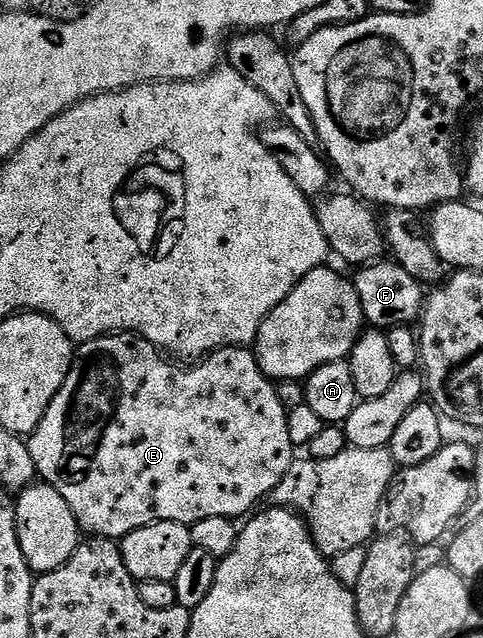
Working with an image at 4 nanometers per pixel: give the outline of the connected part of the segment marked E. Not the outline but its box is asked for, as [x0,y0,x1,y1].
[27,332,295,541]

